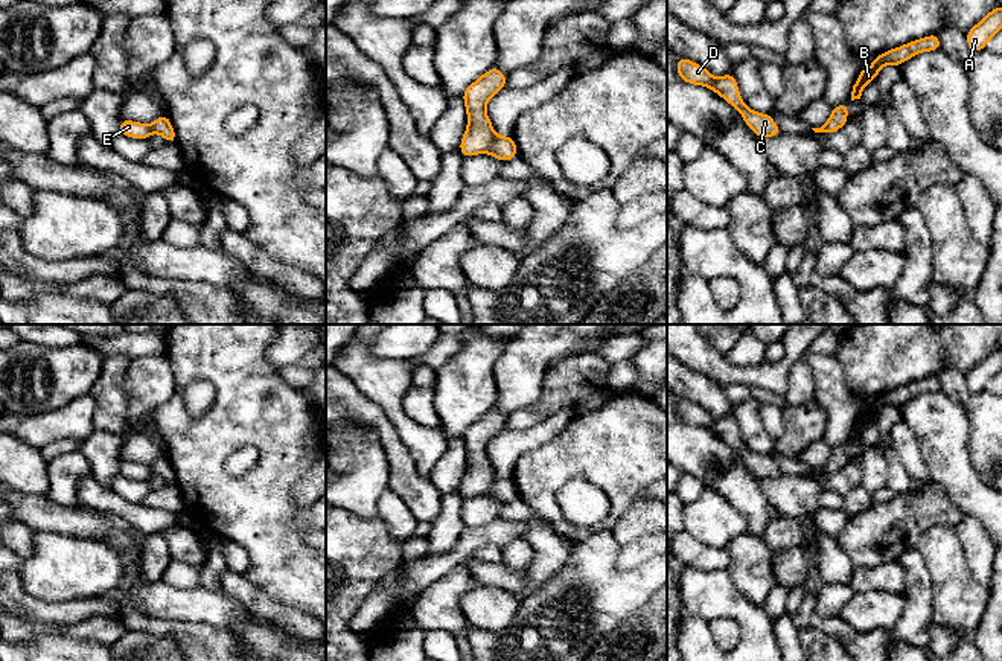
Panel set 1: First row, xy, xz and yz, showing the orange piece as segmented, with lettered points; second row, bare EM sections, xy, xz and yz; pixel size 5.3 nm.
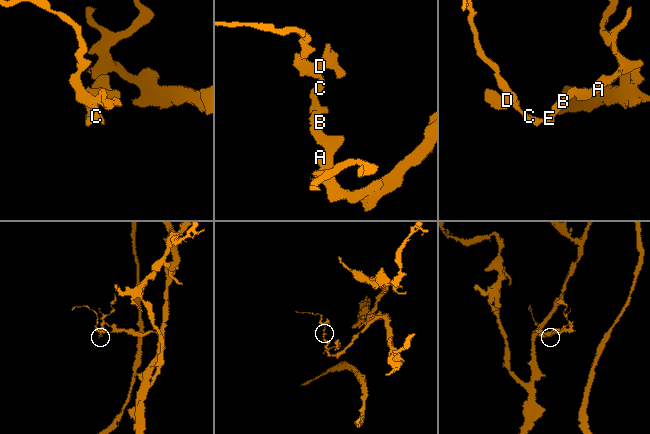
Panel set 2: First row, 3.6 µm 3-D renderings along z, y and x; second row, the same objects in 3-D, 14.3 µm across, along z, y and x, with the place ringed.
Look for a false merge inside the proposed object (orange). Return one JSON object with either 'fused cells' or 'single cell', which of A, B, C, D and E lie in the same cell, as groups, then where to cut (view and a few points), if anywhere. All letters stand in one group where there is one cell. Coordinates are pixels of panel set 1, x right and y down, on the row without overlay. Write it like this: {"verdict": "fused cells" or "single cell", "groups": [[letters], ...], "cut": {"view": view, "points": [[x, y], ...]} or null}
{"verdict": "fused cells", "groups": [["A", "B"], ["C", "D", "E"]], "cut": {"view": "xz", "points": [[497, 477], [485, 492]]}}

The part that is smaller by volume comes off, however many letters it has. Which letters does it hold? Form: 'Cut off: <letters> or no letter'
Cut off: C, D, E

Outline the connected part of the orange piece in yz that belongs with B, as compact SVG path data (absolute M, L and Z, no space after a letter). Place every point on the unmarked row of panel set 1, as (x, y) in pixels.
M930 375L924 379L909 382L900 388L886 391L882 396L876 396L873 405L865 408L857 416L857 420L853 426L851 442L860 440L868 423L876 422L879 413L883 407L897 407L900 408L905 402L914 399L921 393L933 393L941 390L941 381L937 375Z

